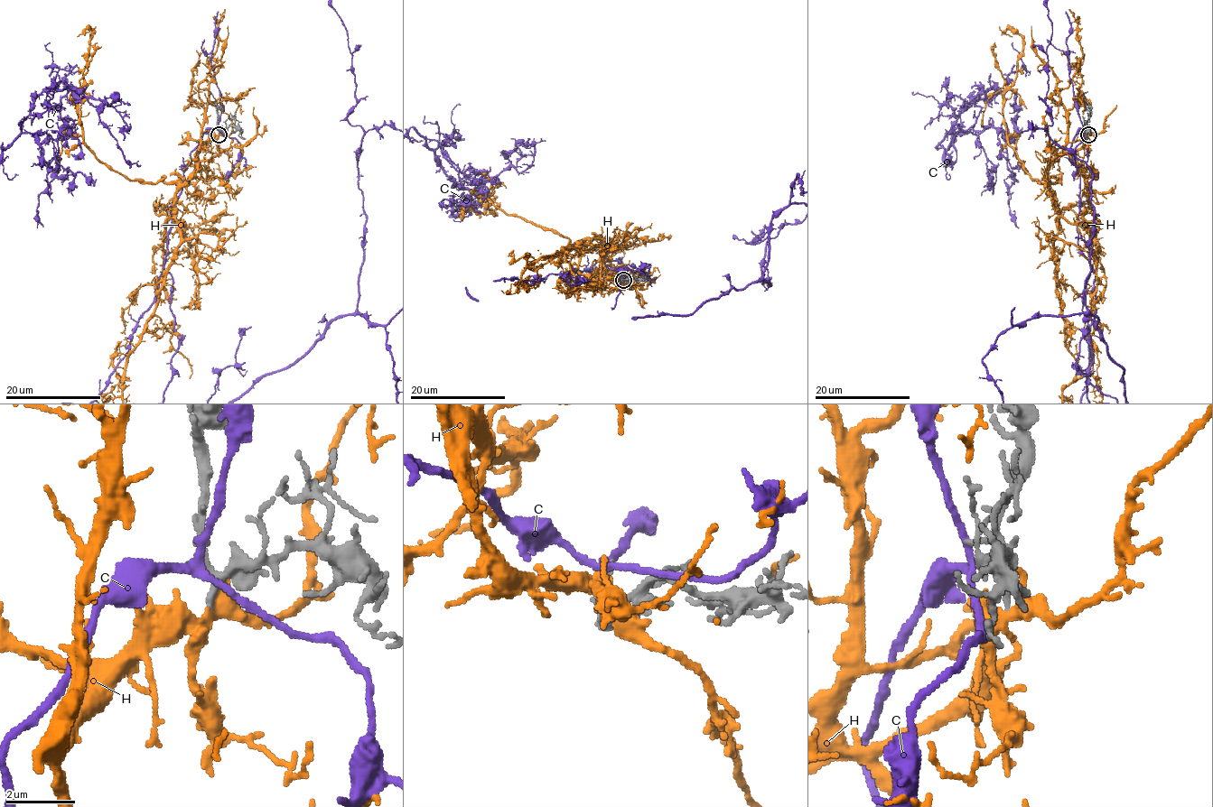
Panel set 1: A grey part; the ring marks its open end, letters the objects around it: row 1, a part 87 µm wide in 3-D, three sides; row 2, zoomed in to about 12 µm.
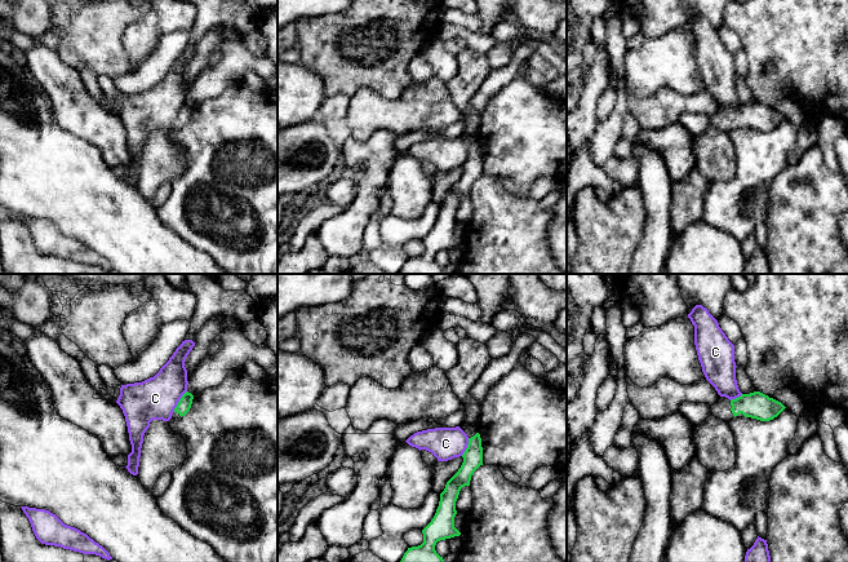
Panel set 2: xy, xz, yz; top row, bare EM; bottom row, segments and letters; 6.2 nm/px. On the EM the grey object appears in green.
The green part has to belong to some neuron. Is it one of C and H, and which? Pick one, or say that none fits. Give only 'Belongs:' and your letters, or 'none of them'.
Belongs: H

